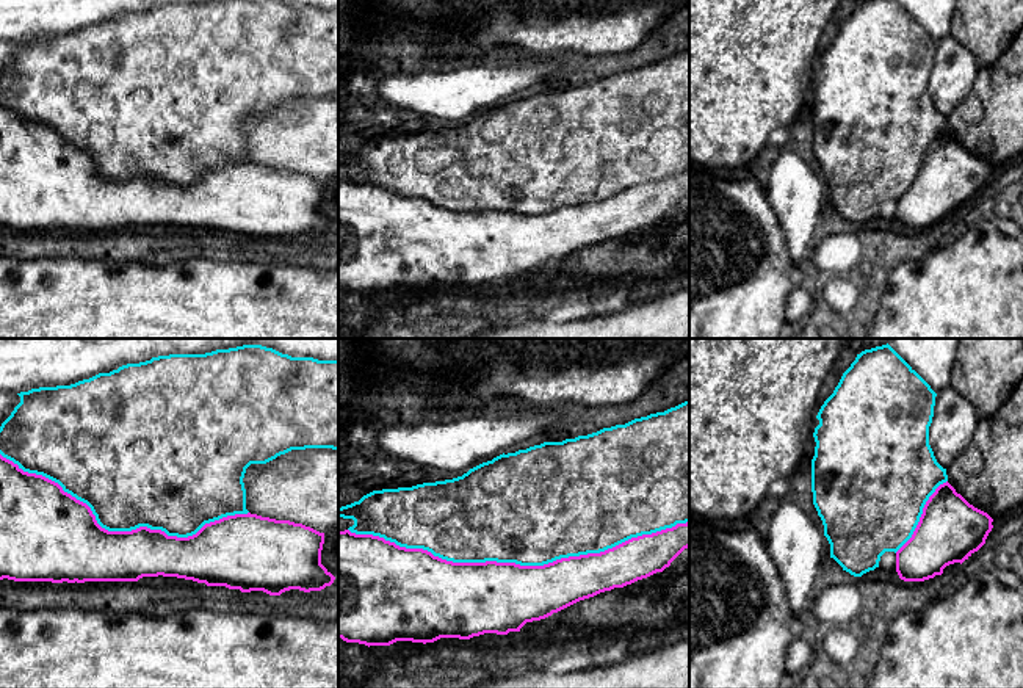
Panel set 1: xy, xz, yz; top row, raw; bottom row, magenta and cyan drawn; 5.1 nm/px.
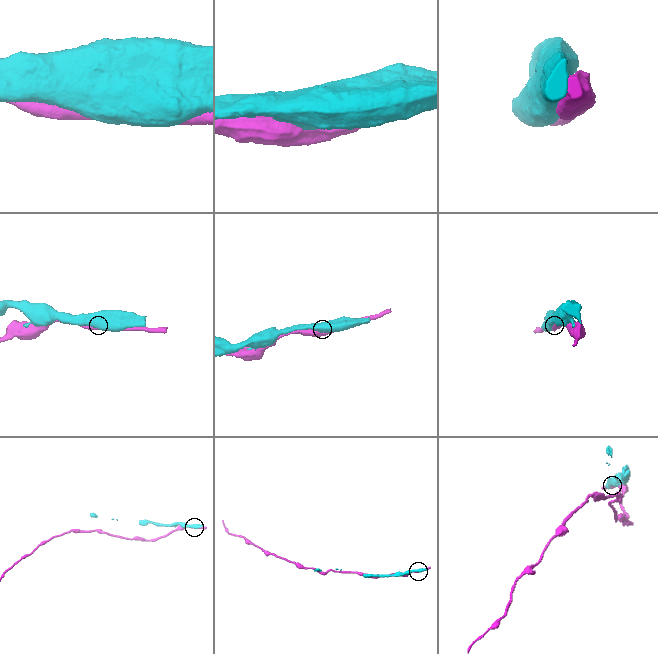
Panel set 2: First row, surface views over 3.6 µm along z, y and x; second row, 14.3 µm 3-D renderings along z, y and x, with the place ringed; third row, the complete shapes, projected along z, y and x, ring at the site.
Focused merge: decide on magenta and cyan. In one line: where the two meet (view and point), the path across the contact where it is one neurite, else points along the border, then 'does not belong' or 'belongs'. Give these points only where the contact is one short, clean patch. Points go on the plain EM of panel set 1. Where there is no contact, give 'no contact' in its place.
contact xz (517, 213); does not belong

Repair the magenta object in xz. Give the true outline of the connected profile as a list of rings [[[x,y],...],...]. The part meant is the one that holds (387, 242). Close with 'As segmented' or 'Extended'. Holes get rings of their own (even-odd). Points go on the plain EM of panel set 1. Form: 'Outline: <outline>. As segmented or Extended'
Outline: [[[689,171],[631,186],[600,202],[561,207],[544,215],[520,215],[453,212],[379,185],[338,180],[338,287],[370,296],[520,281],[526,271],[663,221],[688,196]]]. As segmented

